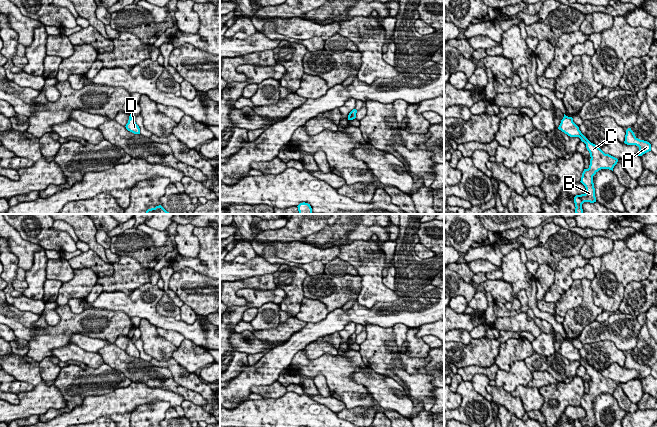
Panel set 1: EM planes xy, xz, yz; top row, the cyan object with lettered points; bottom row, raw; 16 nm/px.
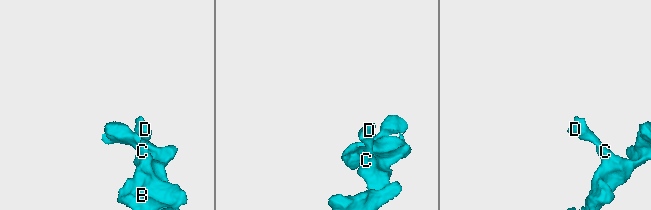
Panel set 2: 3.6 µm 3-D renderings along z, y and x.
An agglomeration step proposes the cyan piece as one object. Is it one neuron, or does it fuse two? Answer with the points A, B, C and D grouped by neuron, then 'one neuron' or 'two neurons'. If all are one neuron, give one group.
A B C D | one neuron

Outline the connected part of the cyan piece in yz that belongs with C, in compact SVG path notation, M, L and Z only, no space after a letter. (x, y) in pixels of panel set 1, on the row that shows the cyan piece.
M564 114L558 129L570 137L579 137L581 141L586 144L586 148L590 153L591 159L589 168L584 169L580 181L585 186L586 192L574 197L574 203L576 207L575 213L583 214L582 204L584 202L596 202L593 176L601 169L609 169L613 171L614 166L618 162L618 159L609 154L605 154L599 147L591 143L581 133L579 127L573 122L572 117L568 117Z

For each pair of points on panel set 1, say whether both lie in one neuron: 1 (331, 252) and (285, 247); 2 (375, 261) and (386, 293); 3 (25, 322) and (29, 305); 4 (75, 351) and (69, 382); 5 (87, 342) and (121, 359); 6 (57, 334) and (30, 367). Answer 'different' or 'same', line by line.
1: same
2: same
3: different
4: different
5: different
6: different

